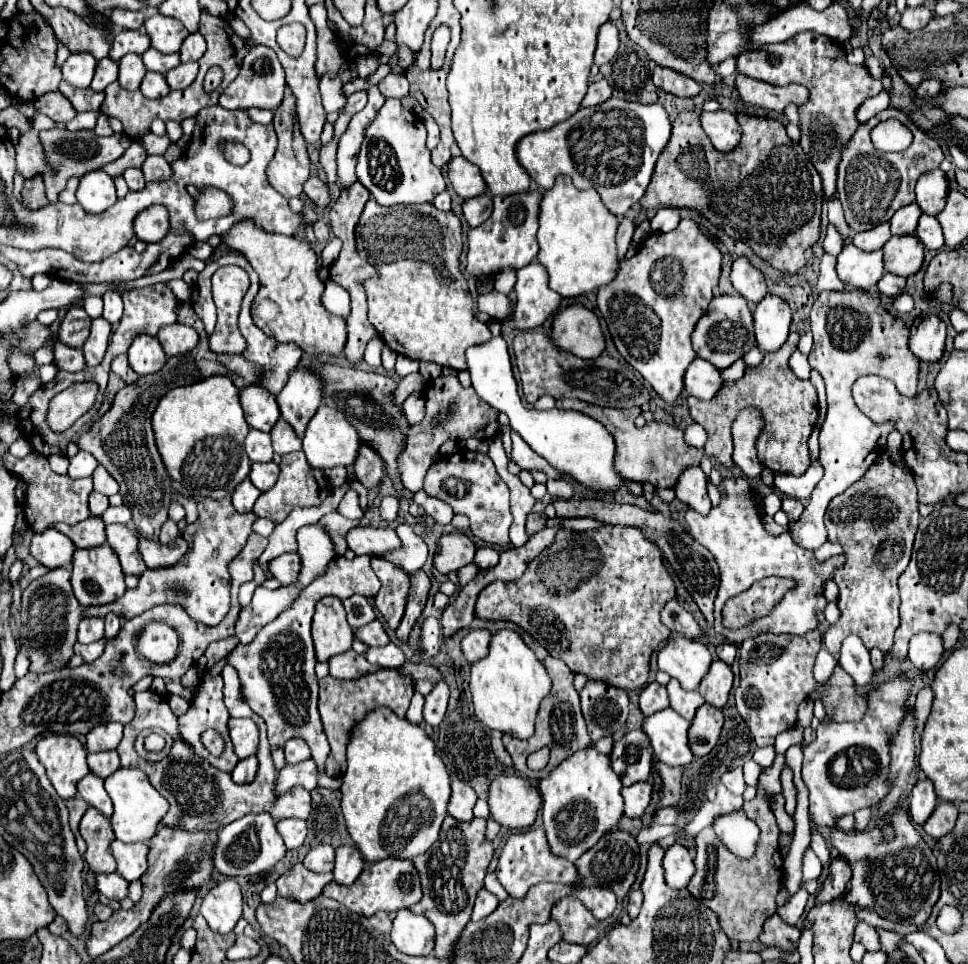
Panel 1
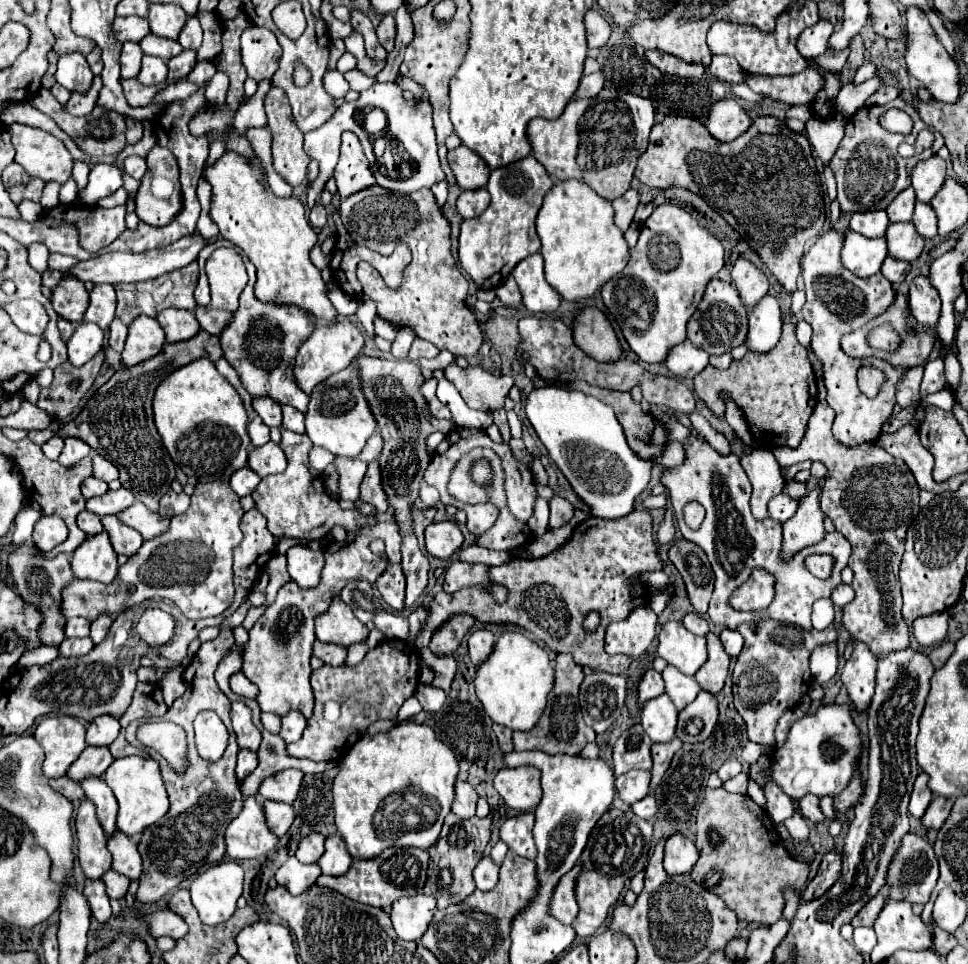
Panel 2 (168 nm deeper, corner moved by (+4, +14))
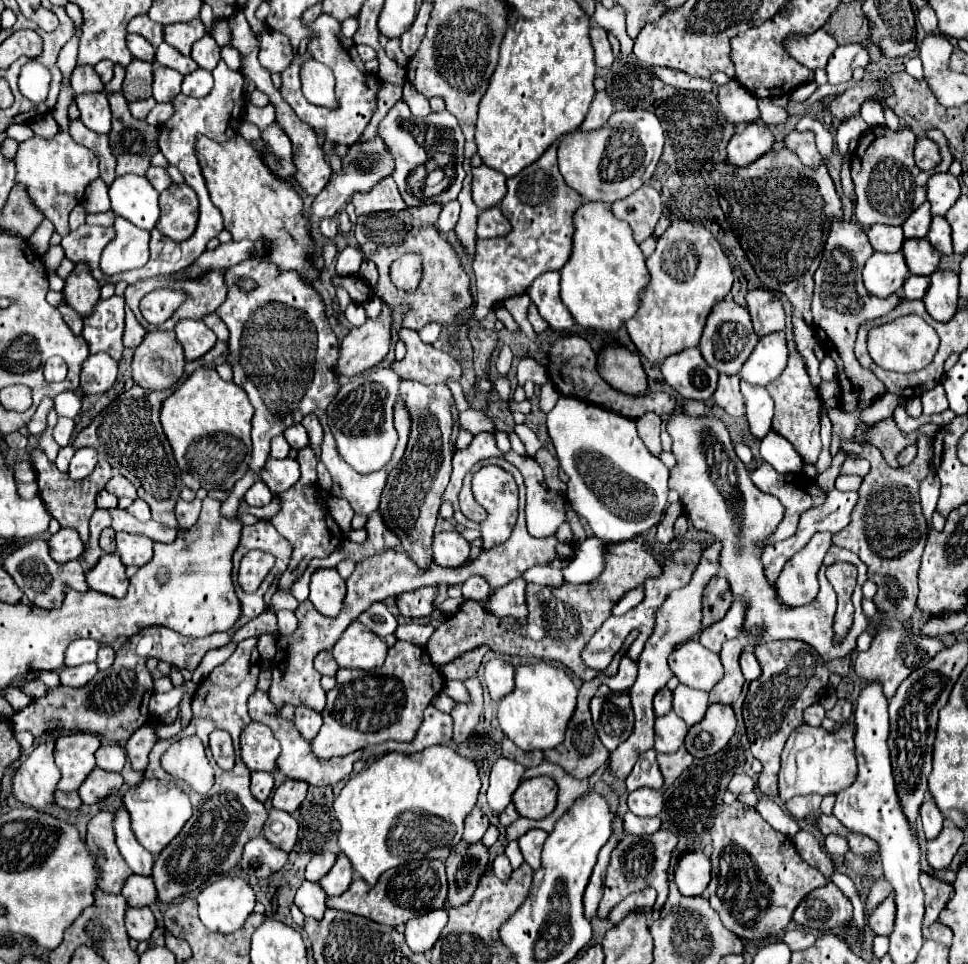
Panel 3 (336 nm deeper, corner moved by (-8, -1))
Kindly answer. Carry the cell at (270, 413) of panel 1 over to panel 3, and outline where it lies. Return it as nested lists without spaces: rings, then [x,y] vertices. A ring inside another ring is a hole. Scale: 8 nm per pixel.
[[[293,425],[293,427],[285,429],[285,439],[289,441],[289,445],[293,449],[301,449],[301,447],[309,445],[309,435],[303,425]]]

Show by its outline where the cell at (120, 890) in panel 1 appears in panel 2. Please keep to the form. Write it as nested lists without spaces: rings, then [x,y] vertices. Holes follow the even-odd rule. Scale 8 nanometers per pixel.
[[[113,870],[105,872],[105,876],[101,876],[101,880],[107,886],[109,898],[117,898],[119,900],[119,898],[125,896],[125,892],[129,888],[129,880],[125,880],[125,876],[121,876],[119,872],[113,872]]]

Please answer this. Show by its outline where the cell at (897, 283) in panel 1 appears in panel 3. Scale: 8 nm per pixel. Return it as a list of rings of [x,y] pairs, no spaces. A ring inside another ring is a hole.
[[[911,275],[903,285],[903,297],[907,299],[923,299],[931,283],[931,277],[915,277]]]

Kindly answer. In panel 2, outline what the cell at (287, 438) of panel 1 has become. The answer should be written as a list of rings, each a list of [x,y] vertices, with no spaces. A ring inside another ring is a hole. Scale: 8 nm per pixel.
[[[283,406],[283,422],[281,428],[287,428],[291,432],[303,434],[305,432],[305,424],[303,424],[303,412],[295,410],[293,406]]]

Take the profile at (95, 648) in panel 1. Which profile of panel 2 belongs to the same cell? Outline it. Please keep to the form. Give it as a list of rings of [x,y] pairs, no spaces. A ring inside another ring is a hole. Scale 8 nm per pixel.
[[[65,638],[59,646],[61,656],[85,656],[93,648],[93,640],[87,638]]]

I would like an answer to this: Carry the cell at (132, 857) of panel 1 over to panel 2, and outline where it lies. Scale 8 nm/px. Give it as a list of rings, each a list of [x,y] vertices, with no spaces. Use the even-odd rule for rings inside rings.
[[[117,832],[117,836],[109,836],[107,848],[113,854],[113,870],[125,874],[127,878],[141,876],[141,854],[137,852],[137,844],[129,836],[125,836],[123,832]]]

